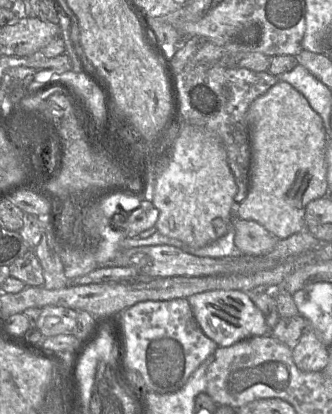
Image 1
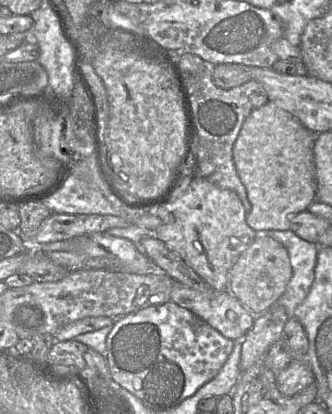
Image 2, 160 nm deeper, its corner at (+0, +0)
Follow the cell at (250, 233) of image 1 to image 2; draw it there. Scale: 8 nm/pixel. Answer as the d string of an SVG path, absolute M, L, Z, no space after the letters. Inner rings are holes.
M258 233L253 243L241 253L230 271L229 291L253 314L262 314L283 295L291 279L292 268L285 247L277 240Z

